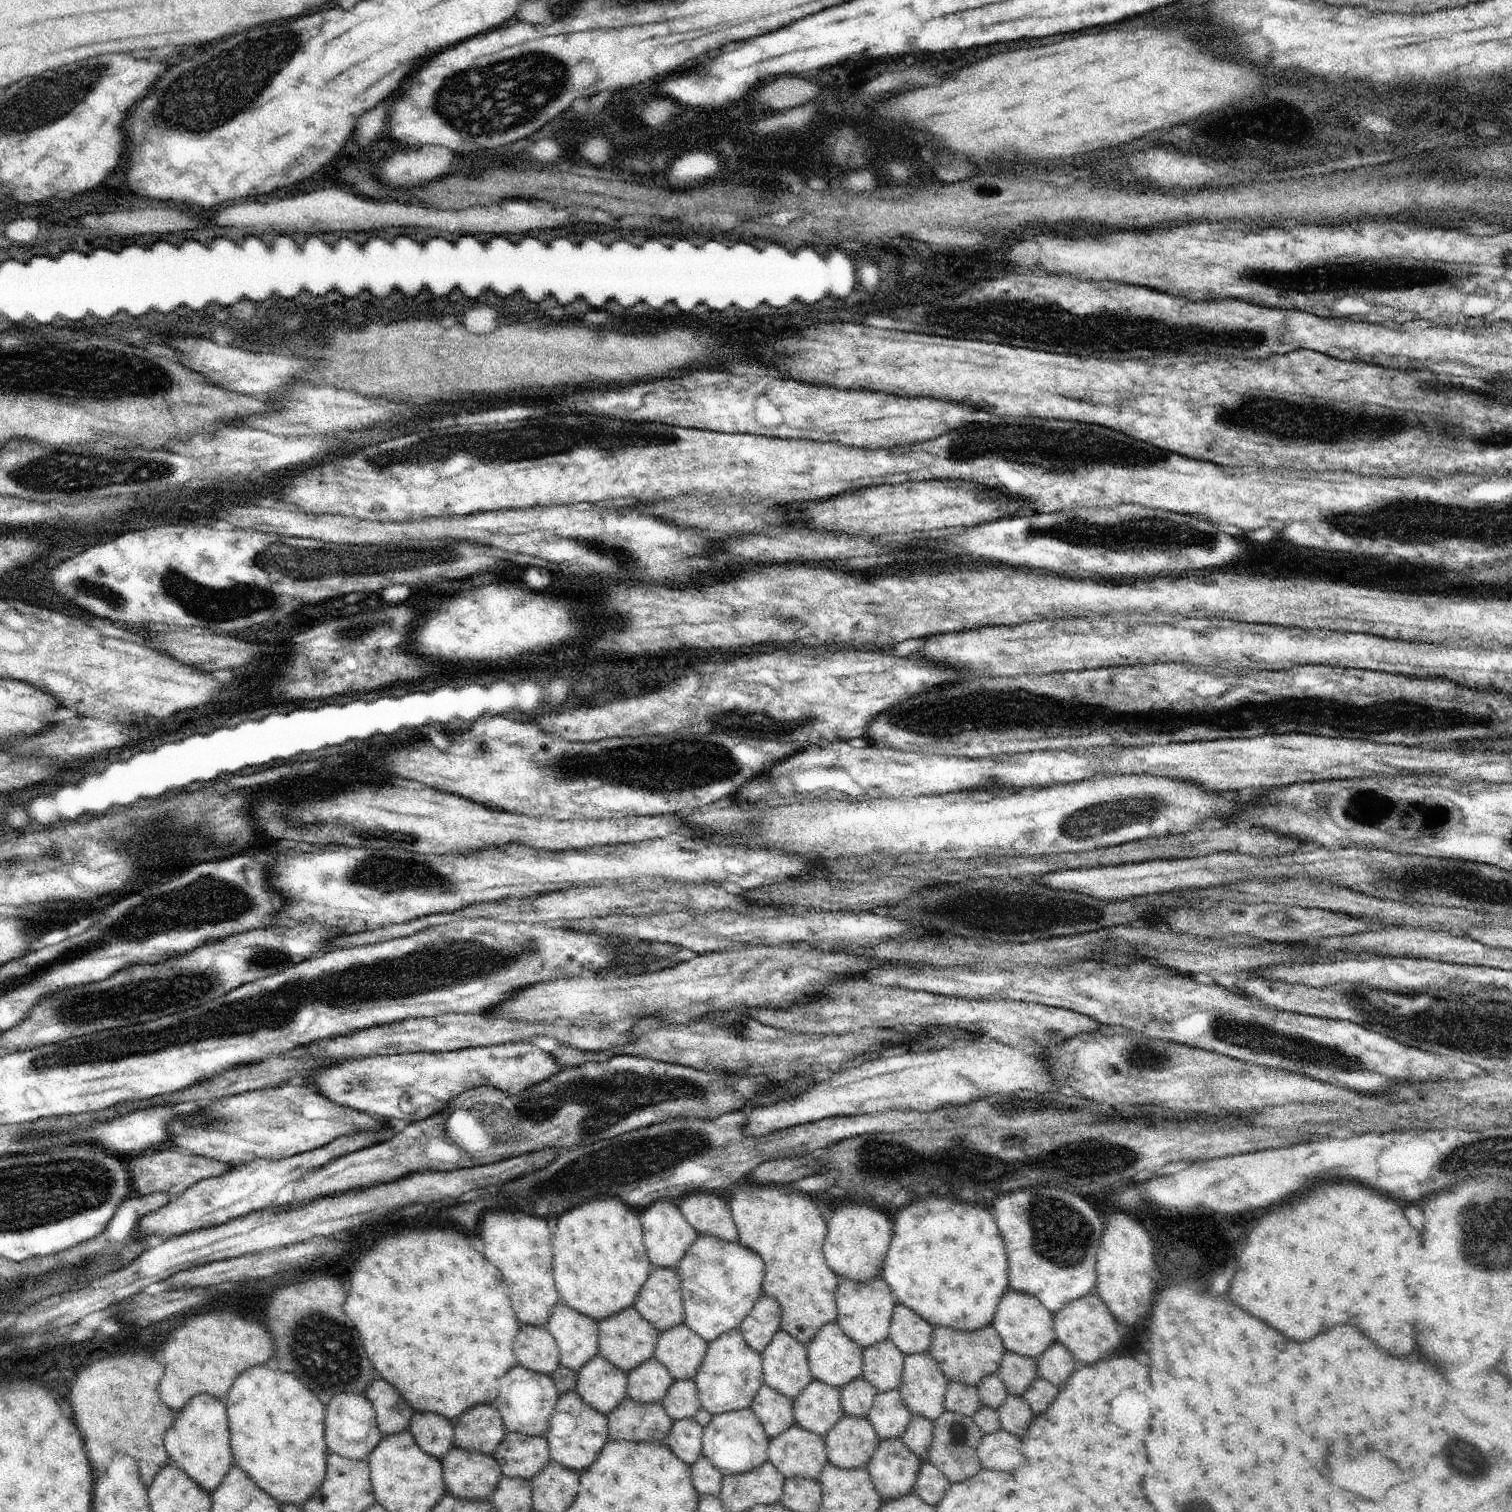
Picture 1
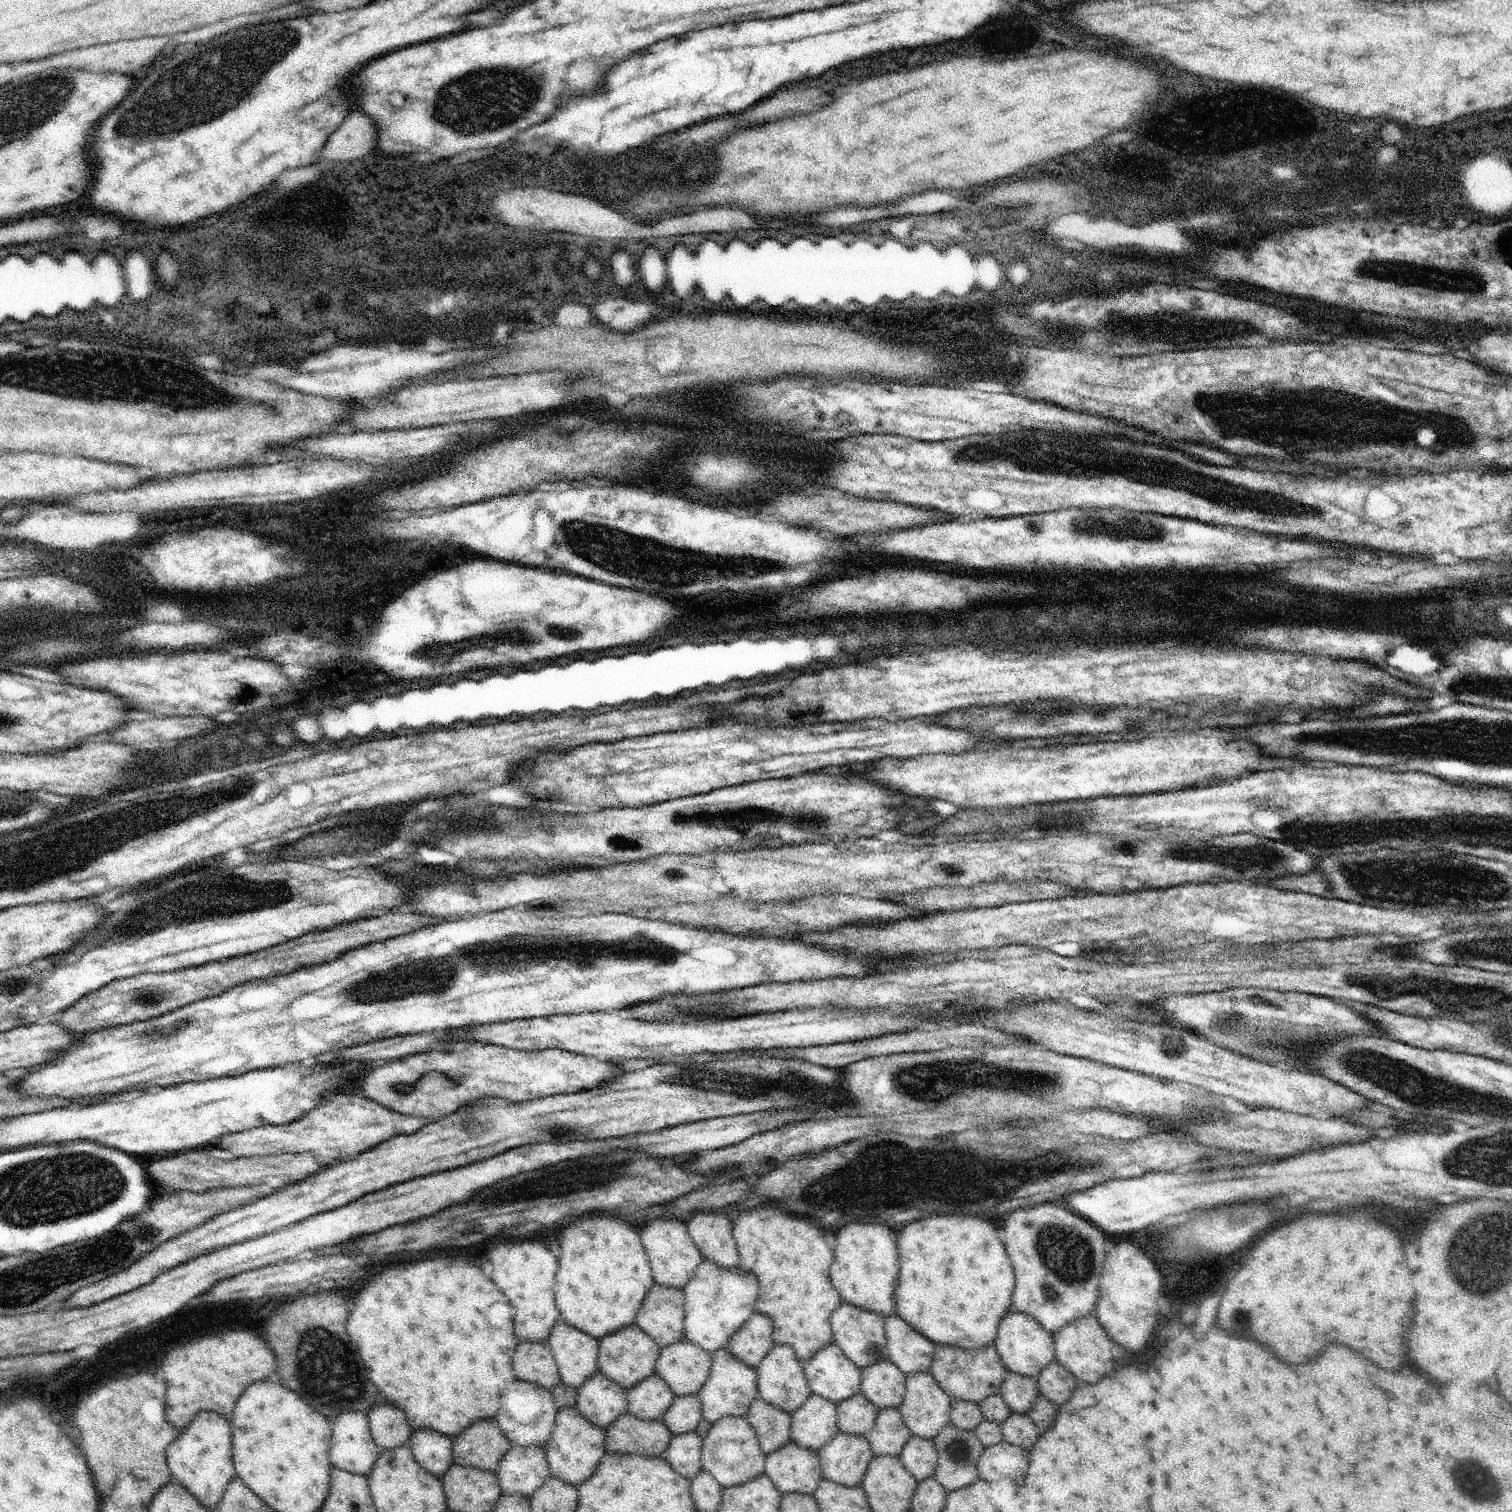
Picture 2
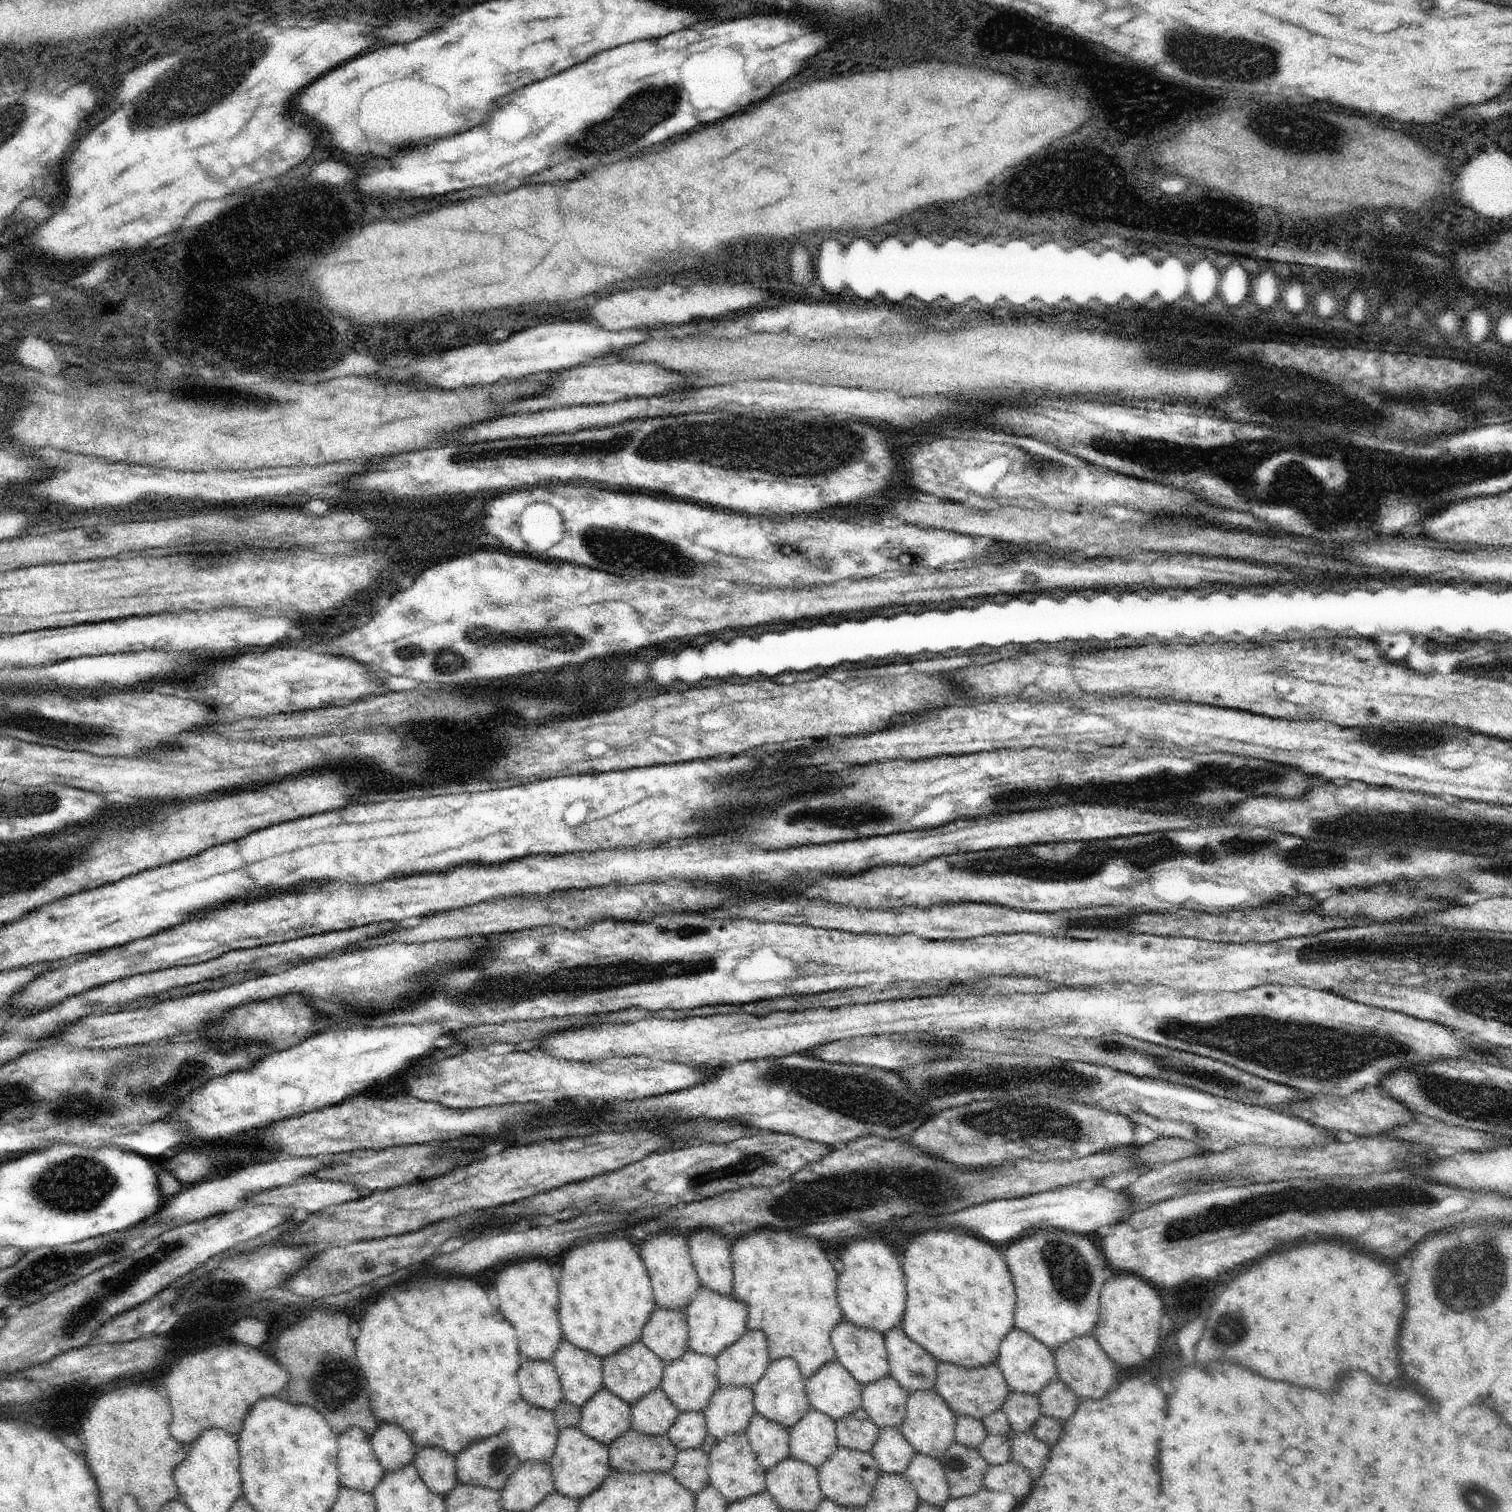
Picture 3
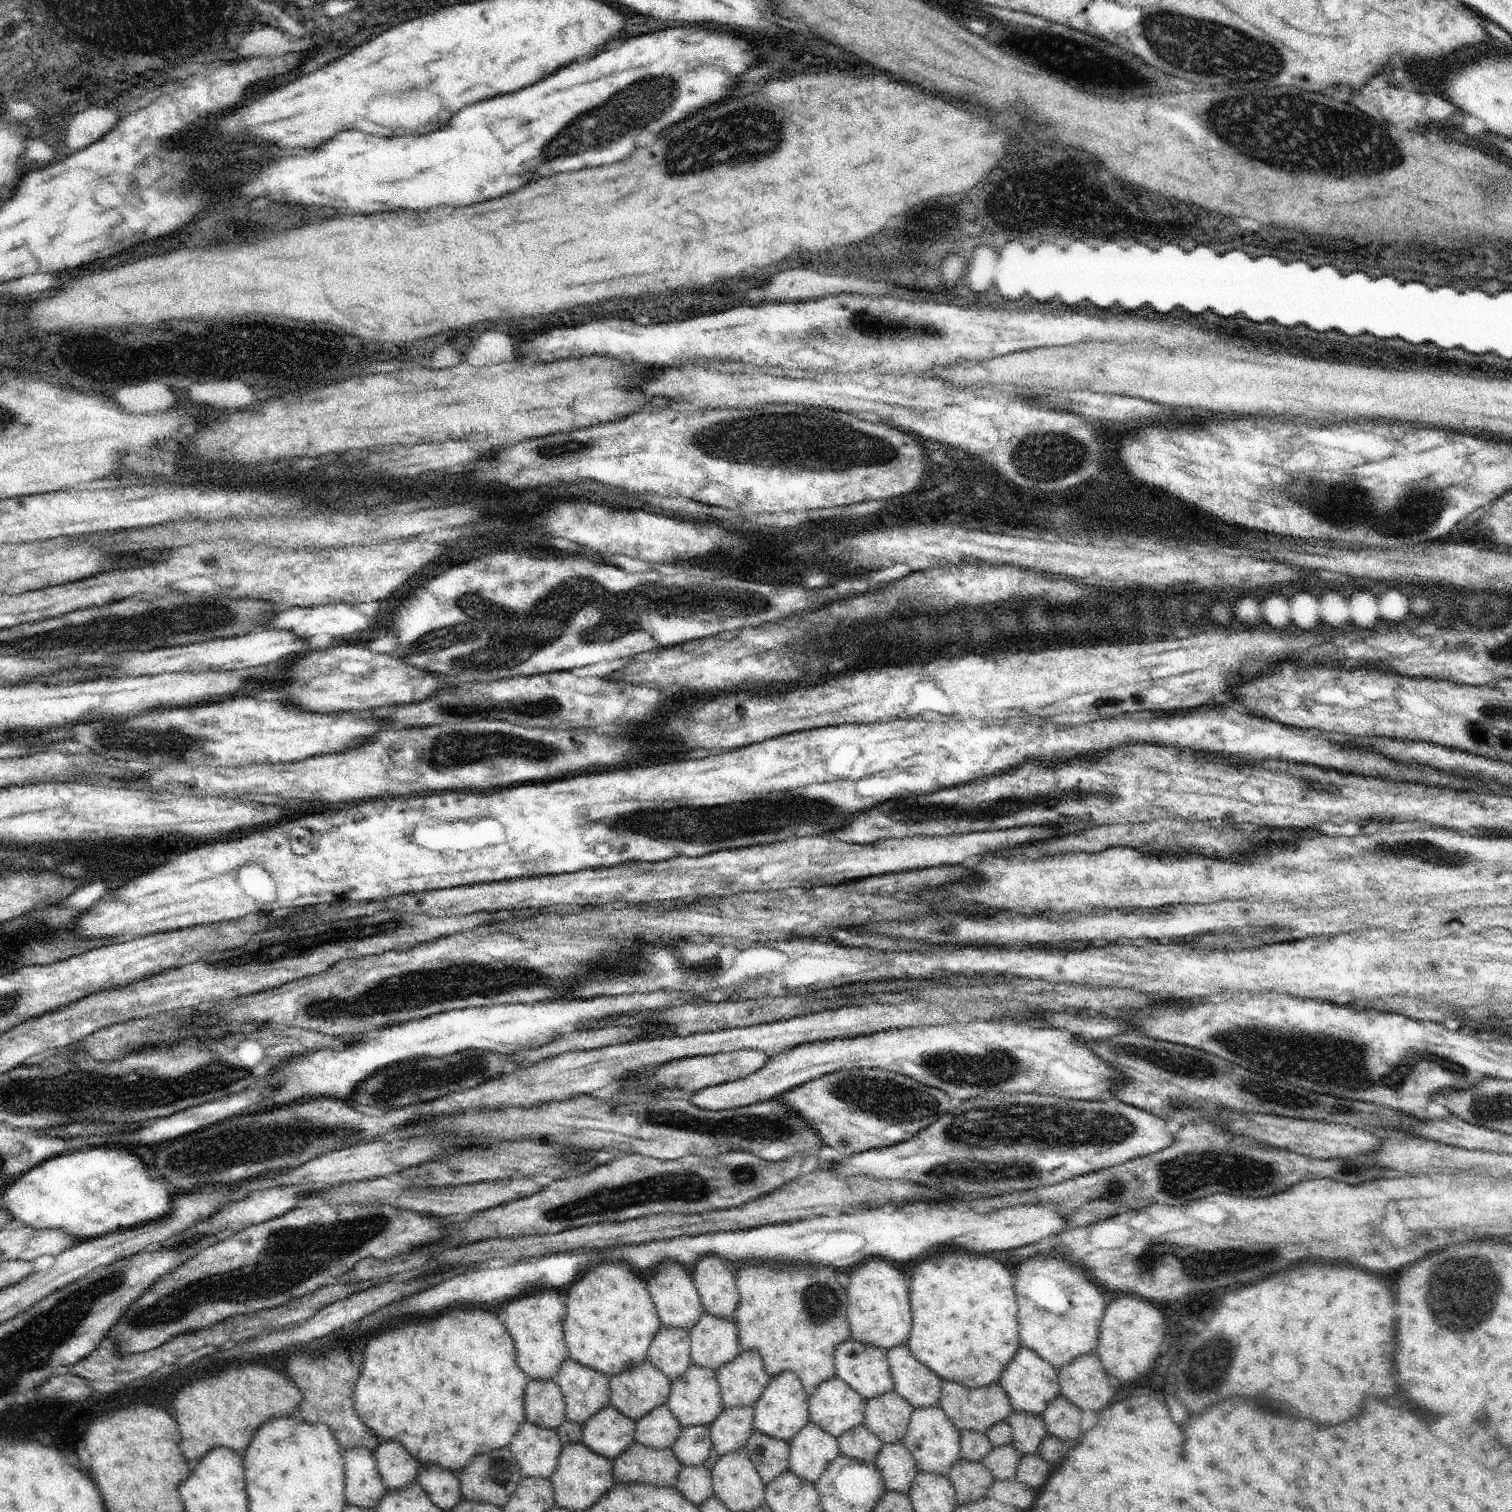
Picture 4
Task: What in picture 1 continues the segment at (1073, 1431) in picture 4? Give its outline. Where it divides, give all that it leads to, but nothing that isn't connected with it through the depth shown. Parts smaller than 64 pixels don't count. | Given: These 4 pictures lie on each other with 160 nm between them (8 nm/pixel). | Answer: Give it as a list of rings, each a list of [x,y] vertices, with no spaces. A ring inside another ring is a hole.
[[[1056,1340],[1037,1358],[1038,1377],[1064,1388],[1070,1374],[1076,1372],[1076,1364],[1078,1361],[1068,1347]]]

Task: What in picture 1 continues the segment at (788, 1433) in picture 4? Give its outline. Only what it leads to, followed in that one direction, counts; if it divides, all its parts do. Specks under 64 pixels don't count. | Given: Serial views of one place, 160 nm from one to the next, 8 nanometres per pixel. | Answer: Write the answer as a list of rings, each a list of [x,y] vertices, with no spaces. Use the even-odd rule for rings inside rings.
[[[778,1329],[762,1352],[764,1382],[785,1397],[794,1398],[813,1379],[807,1345]]]

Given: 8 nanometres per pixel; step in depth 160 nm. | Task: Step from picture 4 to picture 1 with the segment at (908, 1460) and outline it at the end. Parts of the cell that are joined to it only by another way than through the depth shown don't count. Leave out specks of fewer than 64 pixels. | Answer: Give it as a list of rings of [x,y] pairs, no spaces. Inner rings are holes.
[[[896,1387],[876,1395],[872,1408],[869,1408],[867,1419],[874,1425],[882,1440],[902,1436],[911,1415],[909,1406]]]

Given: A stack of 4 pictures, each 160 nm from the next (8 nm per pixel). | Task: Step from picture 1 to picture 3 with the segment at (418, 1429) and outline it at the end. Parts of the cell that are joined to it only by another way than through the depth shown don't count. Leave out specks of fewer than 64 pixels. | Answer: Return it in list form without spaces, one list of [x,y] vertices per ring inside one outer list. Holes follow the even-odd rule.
[[[422,1448],[414,1460],[420,1479],[430,1492],[447,1497],[458,1481],[456,1460],[442,1448]]]

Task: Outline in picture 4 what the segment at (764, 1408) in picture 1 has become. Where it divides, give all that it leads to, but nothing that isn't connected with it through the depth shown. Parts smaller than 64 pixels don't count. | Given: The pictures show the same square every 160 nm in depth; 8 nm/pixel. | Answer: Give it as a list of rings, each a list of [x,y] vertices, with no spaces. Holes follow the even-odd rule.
[[[754,1430],[744,1447],[765,1485],[789,1469],[789,1442],[785,1440]]]

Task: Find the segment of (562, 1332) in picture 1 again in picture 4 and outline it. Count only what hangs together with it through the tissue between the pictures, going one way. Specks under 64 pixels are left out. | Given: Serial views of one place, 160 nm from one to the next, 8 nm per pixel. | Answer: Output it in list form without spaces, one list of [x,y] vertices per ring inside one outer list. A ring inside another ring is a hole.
[[[568,1357],[555,1374],[565,1398],[566,1416],[582,1425],[610,1402],[609,1376]]]

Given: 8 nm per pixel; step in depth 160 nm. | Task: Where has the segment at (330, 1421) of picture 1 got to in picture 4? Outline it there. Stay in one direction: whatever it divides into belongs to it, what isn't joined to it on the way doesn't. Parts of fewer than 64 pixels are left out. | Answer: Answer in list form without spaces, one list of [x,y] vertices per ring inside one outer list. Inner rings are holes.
[[[366,1447],[344,1450],[345,1497],[351,1505],[374,1509],[388,1490],[377,1469],[377,1460]]]

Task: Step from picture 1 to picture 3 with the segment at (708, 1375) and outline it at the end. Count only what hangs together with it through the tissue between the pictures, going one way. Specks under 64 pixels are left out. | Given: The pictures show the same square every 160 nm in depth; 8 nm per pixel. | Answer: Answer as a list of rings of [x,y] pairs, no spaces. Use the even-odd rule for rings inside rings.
[[[719,1386],[703,1414],[707,1430],[701,1450],[708,1455],[714,1444],[722,1438],[746,1433],[755,1414],[753,1390],[748,1386]]]

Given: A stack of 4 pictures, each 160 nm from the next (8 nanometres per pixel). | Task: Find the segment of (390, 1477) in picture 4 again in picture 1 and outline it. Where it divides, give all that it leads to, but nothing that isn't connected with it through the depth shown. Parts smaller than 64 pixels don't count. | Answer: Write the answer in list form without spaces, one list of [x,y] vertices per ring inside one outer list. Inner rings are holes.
[[[374,1379],[364,1393],[375,1408],[378,1428],[383,1438],[409,1428],[415,1410],[408,1406],[408,1402],[390,1382]]]

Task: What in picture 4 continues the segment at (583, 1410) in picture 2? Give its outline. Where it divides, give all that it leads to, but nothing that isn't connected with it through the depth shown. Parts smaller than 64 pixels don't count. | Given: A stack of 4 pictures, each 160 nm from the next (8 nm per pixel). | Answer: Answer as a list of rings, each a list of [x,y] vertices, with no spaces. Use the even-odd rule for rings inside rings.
[[[609,1404],[584,1423],[581,1440],[612,1461],[635,1442],[635,1426],[631,1418]]]

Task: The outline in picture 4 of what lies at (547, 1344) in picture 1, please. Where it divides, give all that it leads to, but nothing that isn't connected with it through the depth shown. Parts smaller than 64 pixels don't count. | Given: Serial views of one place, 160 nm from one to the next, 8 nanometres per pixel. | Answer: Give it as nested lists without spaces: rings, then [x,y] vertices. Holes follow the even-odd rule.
[[[529,1378],[525,1392],[525,1418],[528,1422],[549,1429],[557,1429],[567,1418],[565,1398],[560,1385],[554,1378]]]

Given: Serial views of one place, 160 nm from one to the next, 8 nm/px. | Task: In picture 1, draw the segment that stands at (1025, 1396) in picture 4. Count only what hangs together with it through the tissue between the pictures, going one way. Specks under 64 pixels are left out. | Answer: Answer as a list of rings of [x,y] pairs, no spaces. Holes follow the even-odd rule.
[[[1008,1288],[998,1303],[993,1325],[996,1327],[1006,1351],[1037,1358],[1056,1341],[1053,1314],[1036,1295]]]

